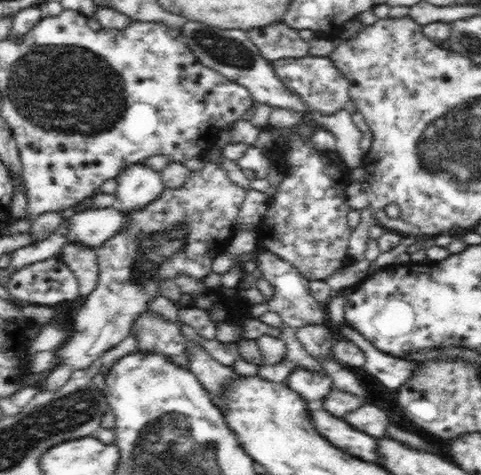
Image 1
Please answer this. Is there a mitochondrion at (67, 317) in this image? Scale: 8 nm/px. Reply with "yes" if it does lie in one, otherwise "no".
no

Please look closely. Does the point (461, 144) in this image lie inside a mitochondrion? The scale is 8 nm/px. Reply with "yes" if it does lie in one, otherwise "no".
yes

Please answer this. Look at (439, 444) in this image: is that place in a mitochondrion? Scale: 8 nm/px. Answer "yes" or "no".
no

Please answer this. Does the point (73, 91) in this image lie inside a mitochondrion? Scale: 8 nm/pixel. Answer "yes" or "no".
yes

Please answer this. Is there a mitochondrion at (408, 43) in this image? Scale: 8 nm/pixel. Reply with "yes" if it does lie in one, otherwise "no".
no

